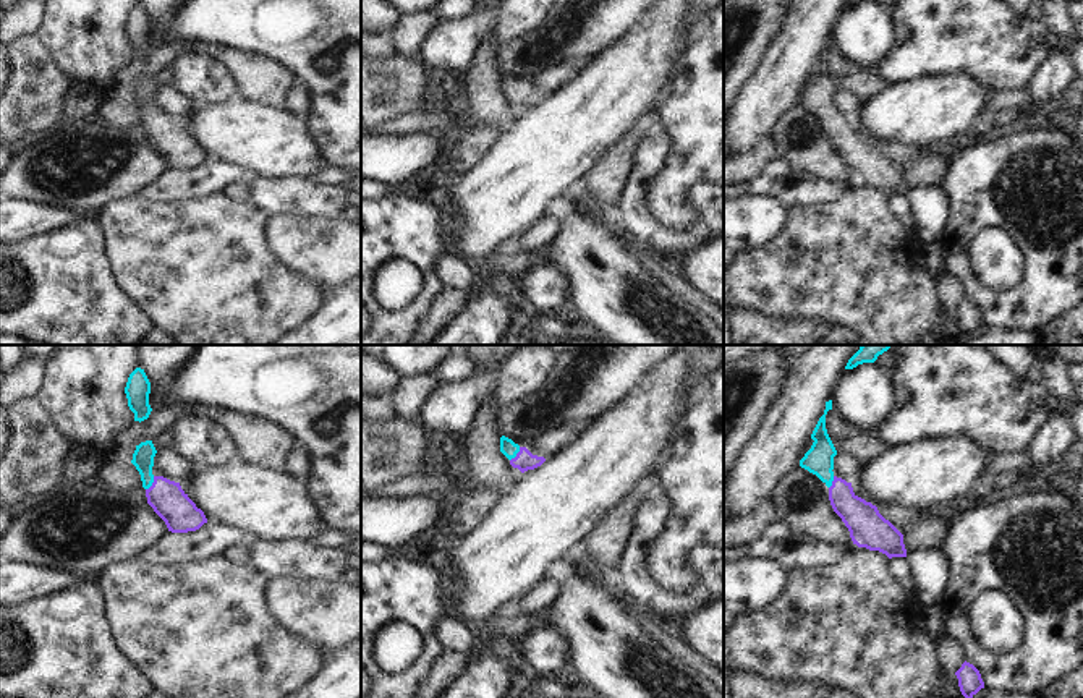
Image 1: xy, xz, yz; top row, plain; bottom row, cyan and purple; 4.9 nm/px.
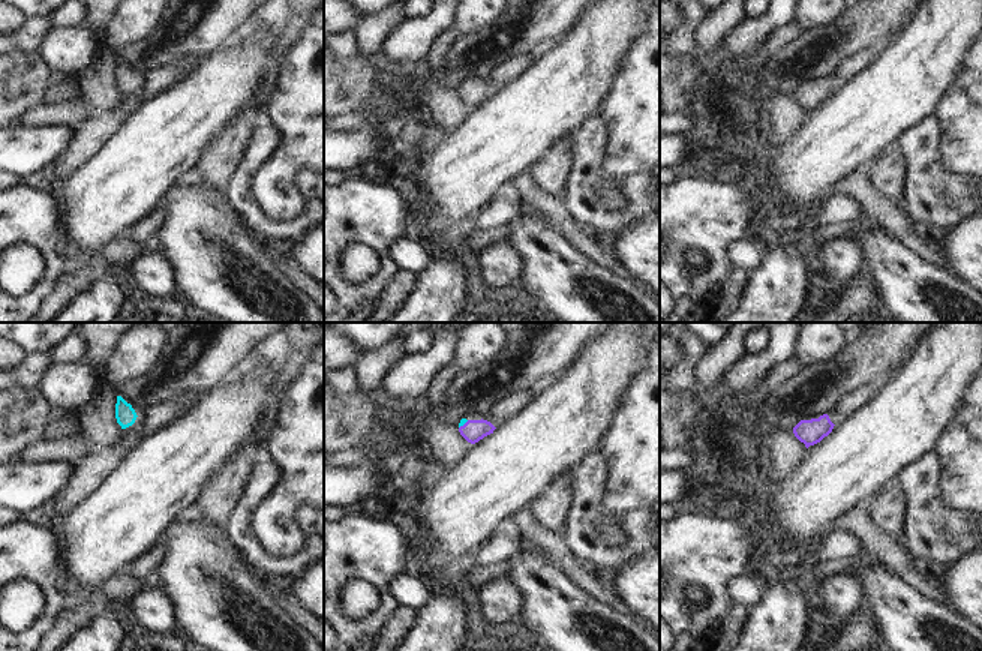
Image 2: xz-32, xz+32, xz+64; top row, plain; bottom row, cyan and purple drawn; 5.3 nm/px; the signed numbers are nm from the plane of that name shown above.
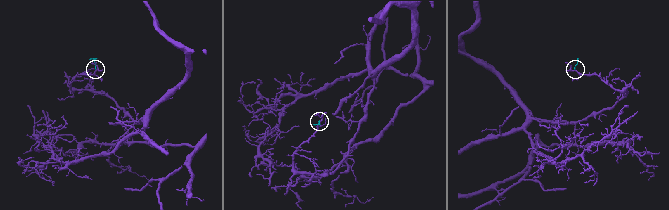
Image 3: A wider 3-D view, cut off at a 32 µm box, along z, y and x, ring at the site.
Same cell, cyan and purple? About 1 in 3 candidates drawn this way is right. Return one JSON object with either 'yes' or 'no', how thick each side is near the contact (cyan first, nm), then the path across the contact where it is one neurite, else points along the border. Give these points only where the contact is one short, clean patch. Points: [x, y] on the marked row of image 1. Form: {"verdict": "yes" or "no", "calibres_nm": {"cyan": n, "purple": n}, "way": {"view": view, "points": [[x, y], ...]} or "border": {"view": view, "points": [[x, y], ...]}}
{"verdict": "yes", "calibres_nm": {"cyan": 110, "purple": 180}, "way": {"view": "xy", "points": [[143, 459], [146, 475], [152, 481], [169, 501]]}}

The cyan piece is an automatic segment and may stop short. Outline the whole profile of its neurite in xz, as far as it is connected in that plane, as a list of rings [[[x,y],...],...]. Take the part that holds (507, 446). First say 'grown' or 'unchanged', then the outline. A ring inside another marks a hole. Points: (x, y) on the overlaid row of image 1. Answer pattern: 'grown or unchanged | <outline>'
grown | [[[505,436],[500,437],[500,452],[510,460],[510,465],[521,473],[534,470],[546,462],[544,457],[533,455],[526,447],[520,447]]]

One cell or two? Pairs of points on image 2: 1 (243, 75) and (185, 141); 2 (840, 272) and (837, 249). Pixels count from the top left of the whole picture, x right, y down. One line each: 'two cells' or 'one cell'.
1: one cell
2: one cell

